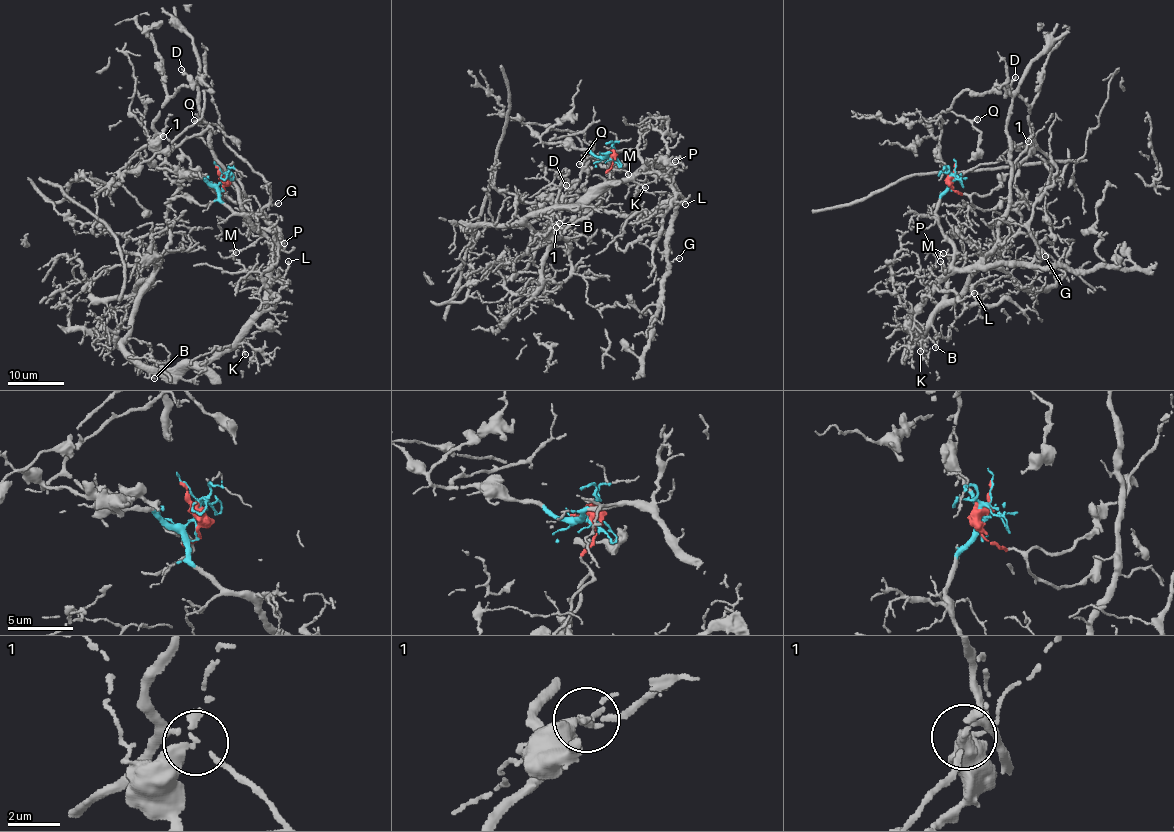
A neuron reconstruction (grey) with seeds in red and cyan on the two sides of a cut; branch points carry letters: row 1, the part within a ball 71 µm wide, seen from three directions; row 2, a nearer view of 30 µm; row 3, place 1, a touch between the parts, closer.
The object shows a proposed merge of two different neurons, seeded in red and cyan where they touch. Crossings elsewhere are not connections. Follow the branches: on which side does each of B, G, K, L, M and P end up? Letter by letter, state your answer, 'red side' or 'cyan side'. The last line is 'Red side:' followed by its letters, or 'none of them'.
B: cyan side
G: cyan side
K: cyan side
L: cyan side
M: cyan side
P: cyan side
Red side: none of them

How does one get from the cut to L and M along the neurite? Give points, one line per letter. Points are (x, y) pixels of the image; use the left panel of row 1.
L: (222, 179), (218, 197), (273, 246), (273, 275), (277, 271), (284, 275), (288, 261)
M: (222, 179), (218, 197), (262, 234), (233, 256), (235, 252)

